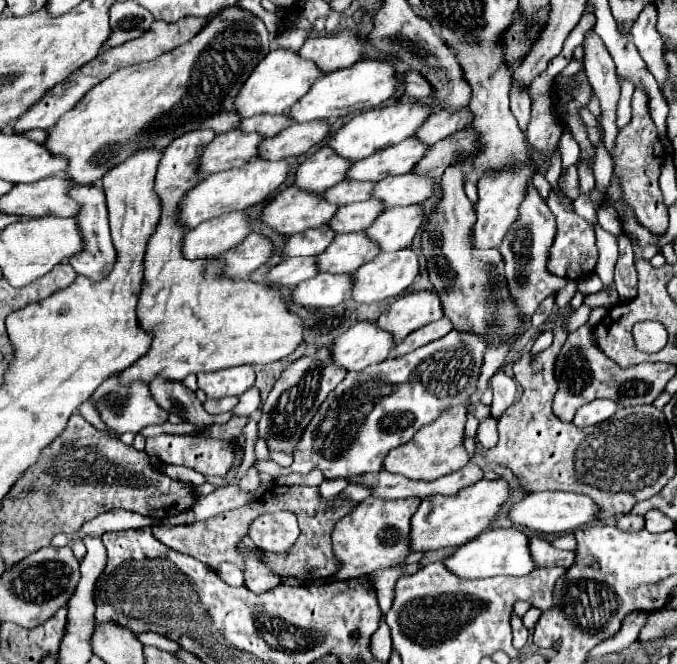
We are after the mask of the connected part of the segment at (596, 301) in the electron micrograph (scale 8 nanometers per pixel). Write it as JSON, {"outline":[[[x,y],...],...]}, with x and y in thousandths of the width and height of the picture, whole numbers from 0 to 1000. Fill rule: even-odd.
{"outline":[[[901,428],[898,434],[889,434],[886,440],[880,443],[871,443],[863,449],[863,458],[866,461],[877,461],[877,464],[904,464],[907,455],[913,452],[913,440],[910,440],[910,431]]]}

